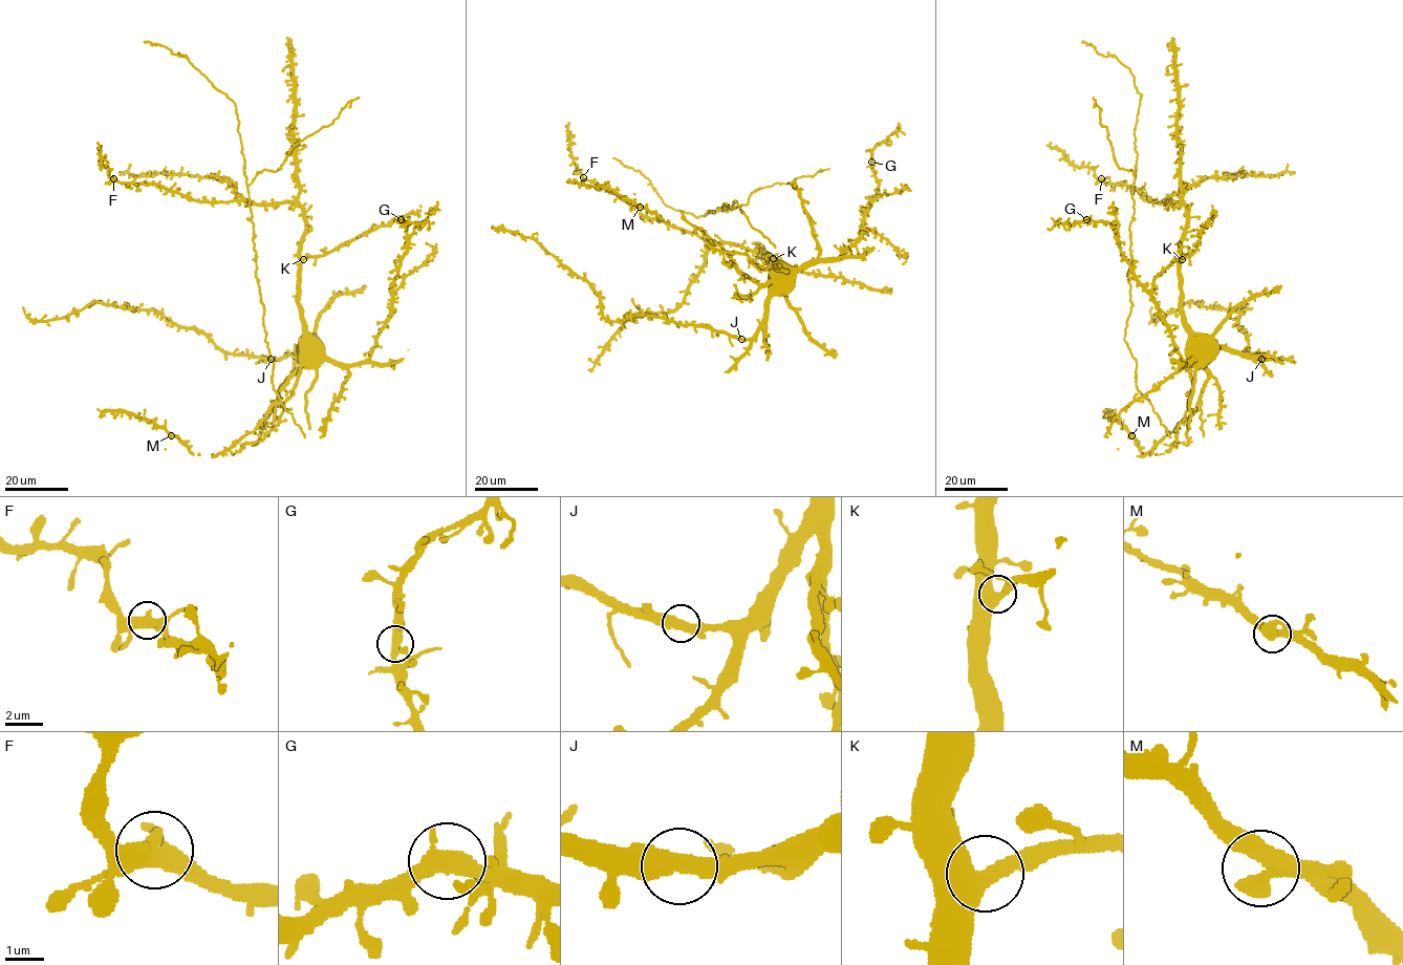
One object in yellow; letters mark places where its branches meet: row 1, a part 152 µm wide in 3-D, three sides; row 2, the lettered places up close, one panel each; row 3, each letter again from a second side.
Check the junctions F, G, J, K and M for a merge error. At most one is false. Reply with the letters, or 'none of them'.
none of them

